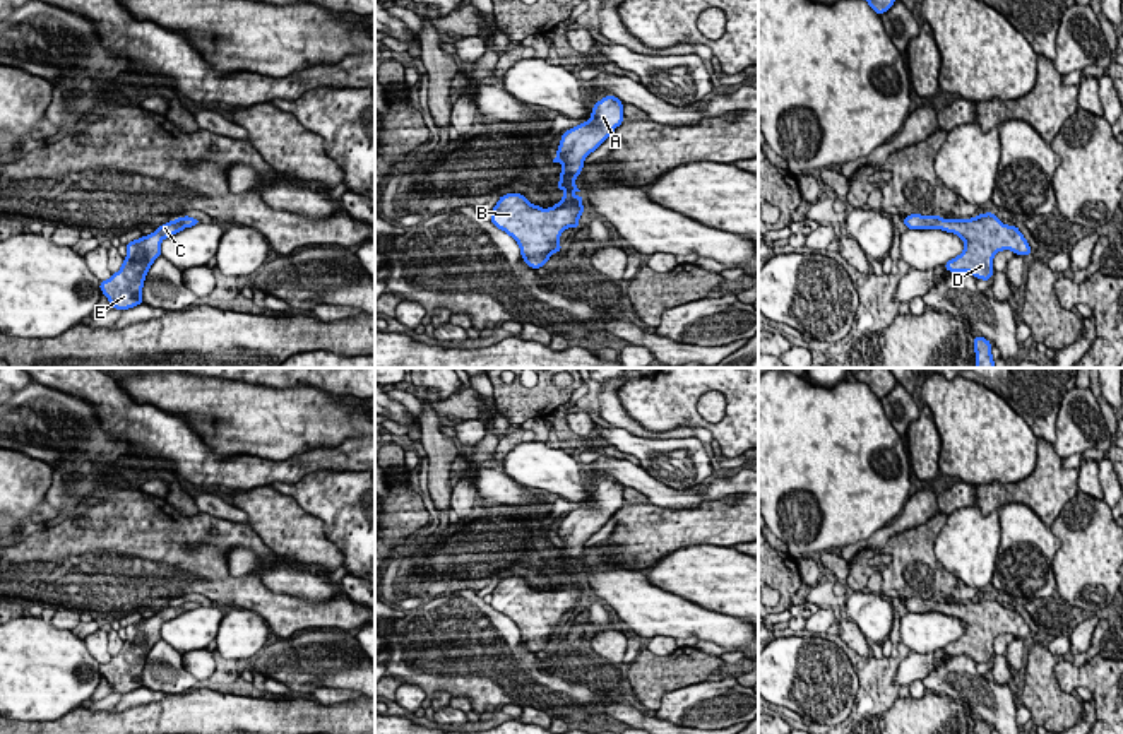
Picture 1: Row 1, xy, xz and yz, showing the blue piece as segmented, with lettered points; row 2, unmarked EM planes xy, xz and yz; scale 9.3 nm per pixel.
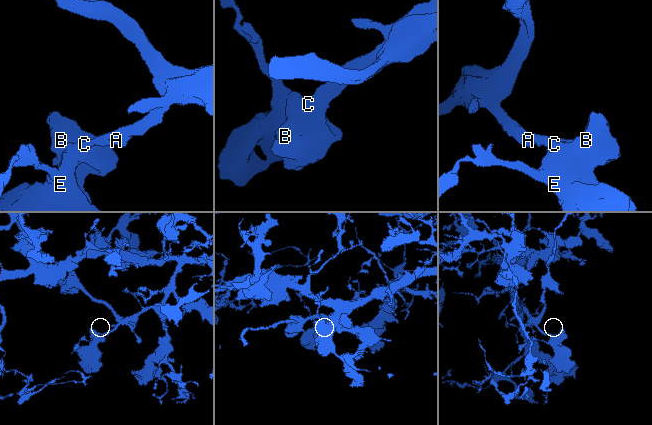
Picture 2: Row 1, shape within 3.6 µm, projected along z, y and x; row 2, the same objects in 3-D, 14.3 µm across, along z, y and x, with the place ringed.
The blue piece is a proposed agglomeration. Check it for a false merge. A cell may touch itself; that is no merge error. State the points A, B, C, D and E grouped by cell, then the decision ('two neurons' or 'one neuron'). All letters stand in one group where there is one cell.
A B C D E | one neuron

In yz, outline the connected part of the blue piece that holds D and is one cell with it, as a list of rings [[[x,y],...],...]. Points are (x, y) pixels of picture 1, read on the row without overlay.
[[[993,595],[969,602],[943,602],[942,599],[909,597],[902,601],[907,613],[942,613],[957,618],[966,631],[955,642],[945,645],[948,655],[969,655],[976,662],[991,664],[993,642],[998,635],[1010,633],[1029,640],[1031,628],[1013,607],[1003,607]]]

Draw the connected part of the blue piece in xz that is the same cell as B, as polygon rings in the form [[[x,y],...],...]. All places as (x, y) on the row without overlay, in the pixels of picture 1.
[[[604,479],[592,489],[591,501],[562,517],[553,546],[563,549],[558,573],[565,578],[553,590],[531,587],[522,577],[502,578],[491,592],[491,607],[512,619],[520,640],[531,652],[546,648],[553,636],[562,635],[558,621],[567,611],[579,613],[579,601],[585,595],[584,580],[575,568],[585,549],[584,542],[594,536],[625,503],[623,488],[616,479]]]

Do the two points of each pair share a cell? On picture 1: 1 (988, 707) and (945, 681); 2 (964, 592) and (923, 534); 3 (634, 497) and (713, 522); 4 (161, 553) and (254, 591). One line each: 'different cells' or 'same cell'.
1: same cell
2: same cell
3: different cells
4: same cell

